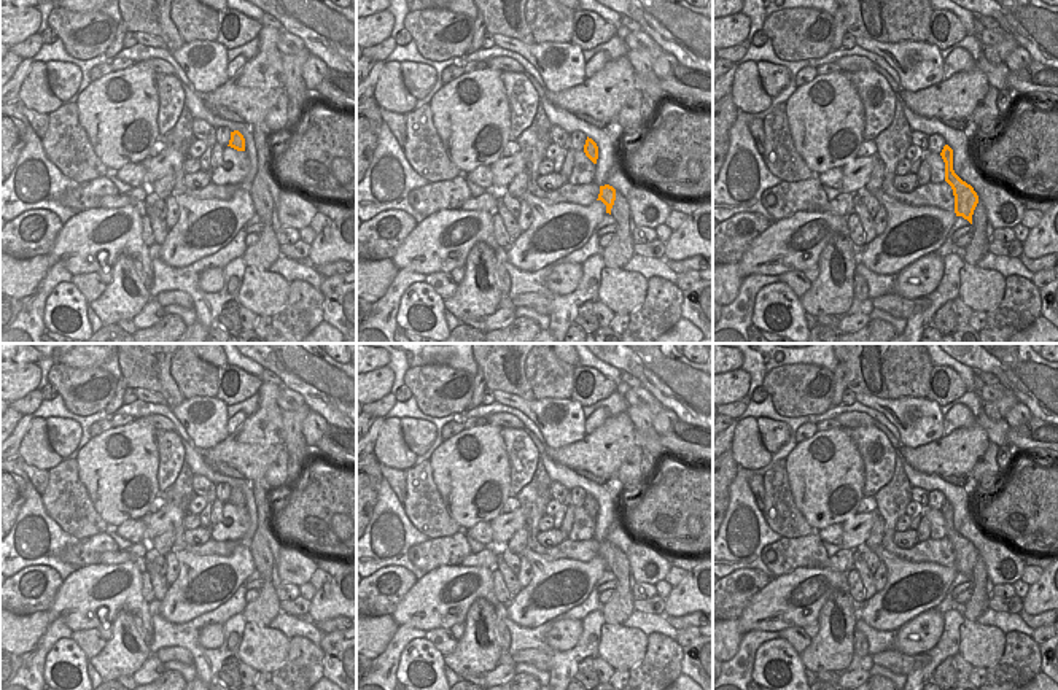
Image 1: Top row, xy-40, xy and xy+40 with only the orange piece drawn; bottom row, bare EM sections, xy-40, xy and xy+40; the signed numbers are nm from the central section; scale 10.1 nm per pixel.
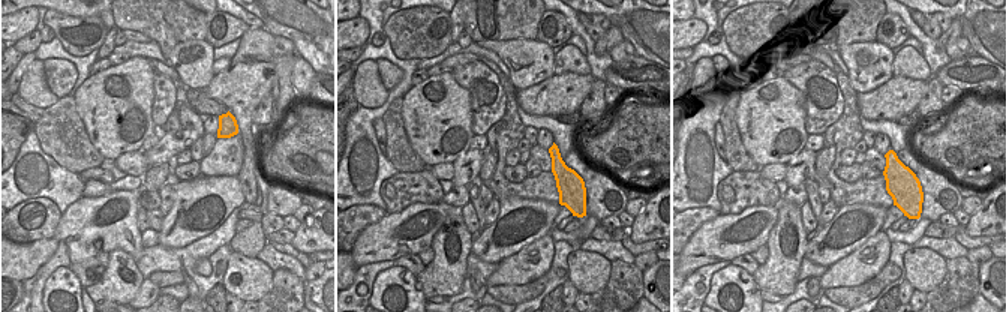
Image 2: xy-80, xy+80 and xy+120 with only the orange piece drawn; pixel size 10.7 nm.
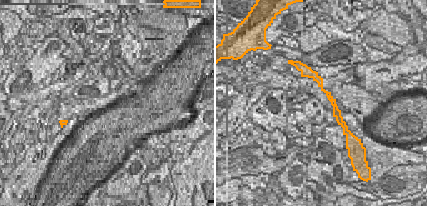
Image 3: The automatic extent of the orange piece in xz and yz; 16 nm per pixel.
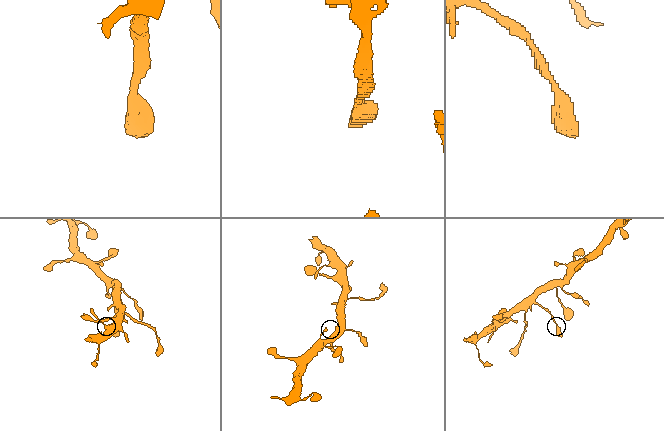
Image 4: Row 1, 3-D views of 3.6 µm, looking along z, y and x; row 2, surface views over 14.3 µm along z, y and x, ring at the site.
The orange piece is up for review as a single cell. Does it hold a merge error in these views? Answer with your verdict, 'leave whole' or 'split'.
leave whole

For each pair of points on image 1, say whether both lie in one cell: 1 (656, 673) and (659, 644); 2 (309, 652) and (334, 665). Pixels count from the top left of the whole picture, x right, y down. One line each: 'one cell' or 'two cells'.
1: one cell
2: two cells

